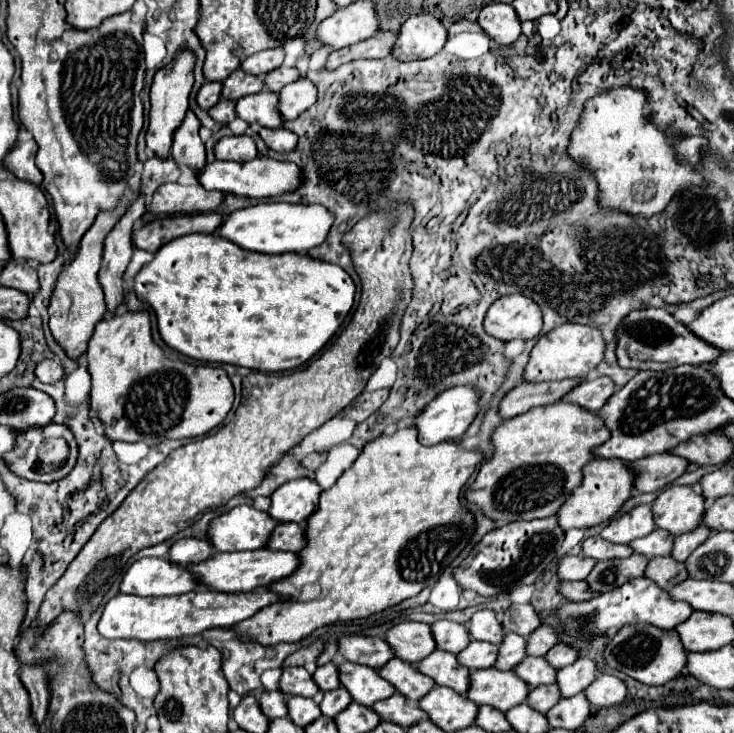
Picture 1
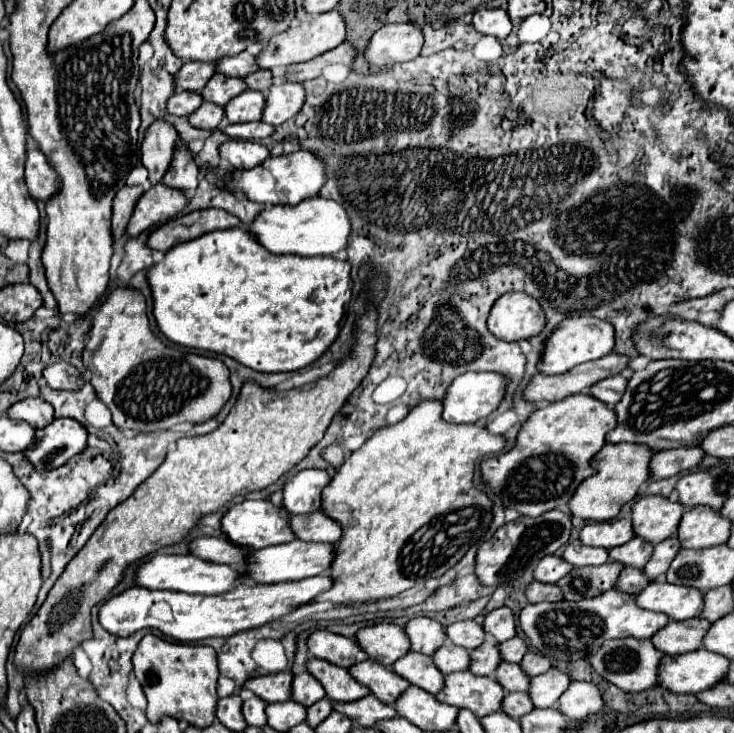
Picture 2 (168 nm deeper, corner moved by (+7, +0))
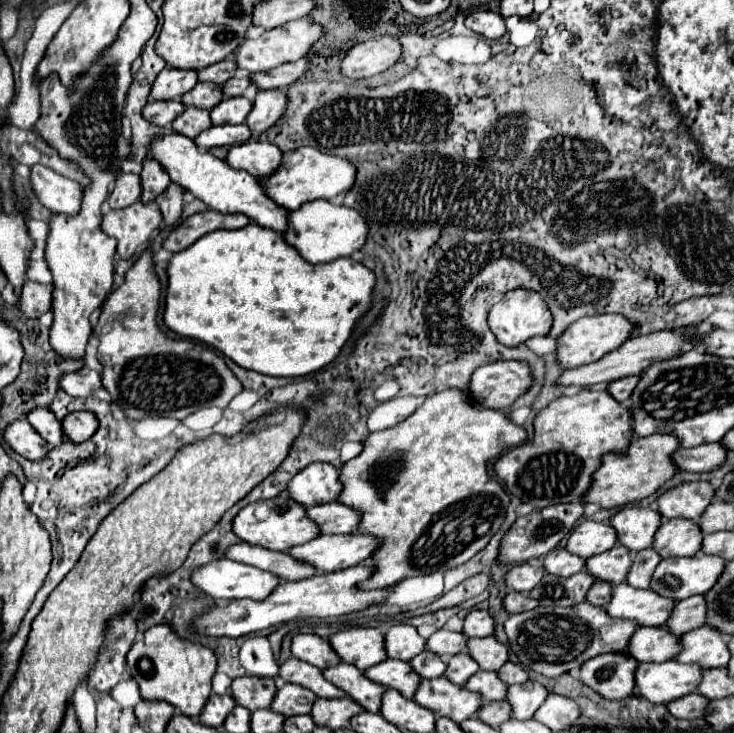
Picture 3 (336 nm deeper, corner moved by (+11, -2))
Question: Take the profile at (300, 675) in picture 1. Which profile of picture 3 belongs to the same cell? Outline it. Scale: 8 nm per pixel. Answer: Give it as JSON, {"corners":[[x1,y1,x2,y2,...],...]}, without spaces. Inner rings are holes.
{"corners":[[241,676,235,678,231,684,231,696,235,702,249,712,255,712,259,708,269,708,273,702,277,688,273,678,259,678,259,676]]}

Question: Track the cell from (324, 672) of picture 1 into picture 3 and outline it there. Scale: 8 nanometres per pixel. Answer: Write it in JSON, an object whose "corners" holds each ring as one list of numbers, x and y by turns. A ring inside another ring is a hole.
{"corners":[[285,684,277,696,271,702,271,710,283,716,297,716,297,714,309,714,309,708,317,696,301,686]]}

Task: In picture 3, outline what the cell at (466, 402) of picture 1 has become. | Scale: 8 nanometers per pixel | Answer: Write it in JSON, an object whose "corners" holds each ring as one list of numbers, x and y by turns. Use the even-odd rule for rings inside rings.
{"corners":[[499,360,477,368,471,376,471,396,485,408,509,408,533,384,531,366,521,360]]}

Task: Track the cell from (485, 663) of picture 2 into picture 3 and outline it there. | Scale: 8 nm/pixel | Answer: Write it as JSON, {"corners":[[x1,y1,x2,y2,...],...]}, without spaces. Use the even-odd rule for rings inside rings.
{"corners":[[463,652,463,654,457,654,457,656,447,660,447,670,445,670,443,676,447,680,451,680,453,684,463,686,477,670,479,670,477,662,467,652]]}

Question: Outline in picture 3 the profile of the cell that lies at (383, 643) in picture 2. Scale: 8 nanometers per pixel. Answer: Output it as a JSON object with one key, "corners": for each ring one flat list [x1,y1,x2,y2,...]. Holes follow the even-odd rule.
{"corners":[[349,628,329,636,329,644,341,662,353,664,361,670,367,670,387,658,383,642,383,634,375,628]]}

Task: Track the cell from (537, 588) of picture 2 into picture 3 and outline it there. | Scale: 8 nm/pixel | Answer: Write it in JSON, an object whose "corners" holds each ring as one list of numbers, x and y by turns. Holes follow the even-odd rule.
{"corners":[[507,592,503,598,503,608,507,610,507,614,519,614,519,612,531,610,533,606,537,606,537,600,529,600,519,592]]}

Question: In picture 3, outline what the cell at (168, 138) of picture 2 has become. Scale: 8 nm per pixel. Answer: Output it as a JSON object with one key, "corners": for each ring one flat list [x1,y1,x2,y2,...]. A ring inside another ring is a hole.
{"corners":[[149,158,145,160,143,172,141,172,141,180,143,180,141,200,145,200,145,204,147,202,153,202,171,184,169,176,165,176,165,172,161,172,161,168,157,168,157,164,153,164,153,160,149,160]]}

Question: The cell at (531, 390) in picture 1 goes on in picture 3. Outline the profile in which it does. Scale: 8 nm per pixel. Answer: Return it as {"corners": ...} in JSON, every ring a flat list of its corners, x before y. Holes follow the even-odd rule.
{"corners":[[691,324,691,326,683,326,683,328,665,328,665,330,657,330,657,332,645,334,645,336,633,336,625,344,621,344,621,348,609,352,607,356,603,356,597,362,565,370,563,376,559,378,559,384,565,384,565,386,575,386,575,384,593,386,593,384,599,384,599,382,613,382,617,378,625,378,625,376,633,376,633,374,643,374,653,362,677,358,685,350,695,348,699,344,701,336,703,336,701,324]]}

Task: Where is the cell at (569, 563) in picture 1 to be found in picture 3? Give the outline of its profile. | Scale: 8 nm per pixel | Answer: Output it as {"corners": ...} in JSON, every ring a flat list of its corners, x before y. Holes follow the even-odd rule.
{"corners":[[517,564,505,574,505,586,515,592,529,592,539,584,541,576,545,576,545,570,541,566]]}

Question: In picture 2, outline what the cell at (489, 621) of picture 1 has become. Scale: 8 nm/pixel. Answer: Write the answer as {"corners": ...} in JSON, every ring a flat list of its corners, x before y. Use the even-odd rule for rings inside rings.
{"corners":[[461,620,455,622,451,626,445,628,447,638,457,644,457,646,465,646,467,650,475,650,477,646,481,646,483,638,485,638,485,630,477,620]]}

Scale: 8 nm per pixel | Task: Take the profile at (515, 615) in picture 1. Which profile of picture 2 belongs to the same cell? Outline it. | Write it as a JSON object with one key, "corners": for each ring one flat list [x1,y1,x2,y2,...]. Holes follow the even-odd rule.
{"corners":[[503,606,503,608,497,608,497,610,489,612,487,618,485,618,485,622,483,622,483,628,485,628,485,632,493,634,497,642,511,640,513,636,517,636,513,610,507,608,507,606]]}

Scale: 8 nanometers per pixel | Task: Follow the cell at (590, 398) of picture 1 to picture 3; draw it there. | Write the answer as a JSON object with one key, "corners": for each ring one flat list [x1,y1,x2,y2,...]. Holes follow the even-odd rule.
{"corners":[[639,376,619,378,619,380,615,380,615,382,609,384,609,394,611,394,615,400,619,400,619,402,627,402,629,396,633,394,633,390,635,390,635,386,637,386,639,380,641,380]]}

